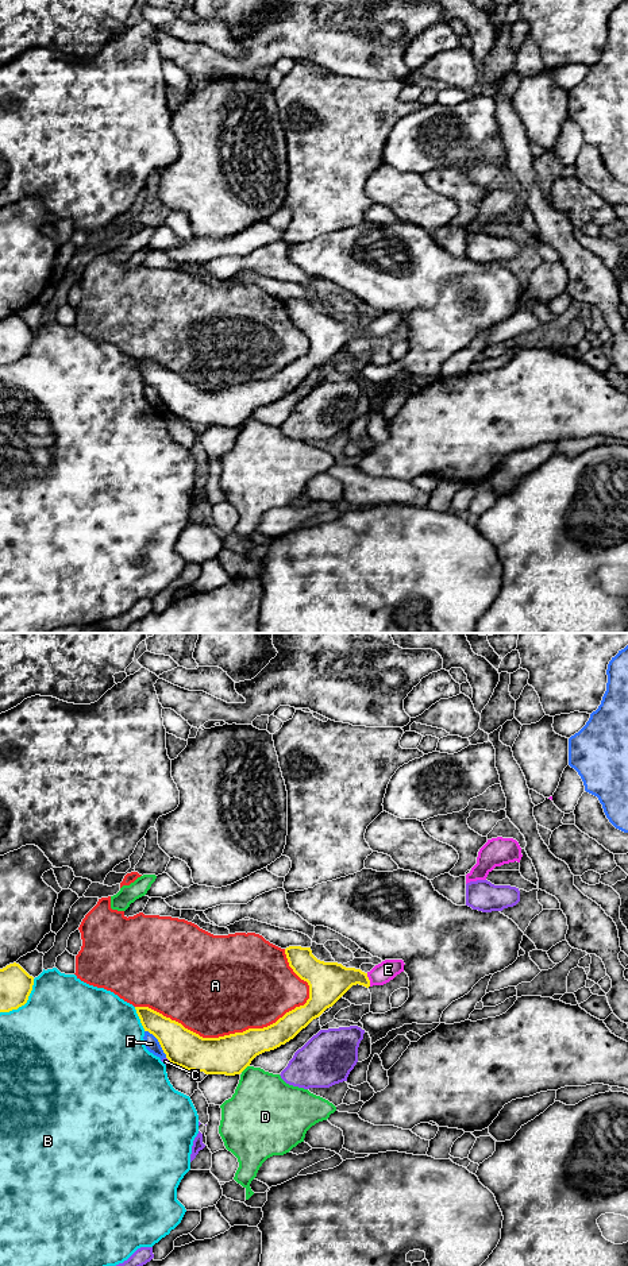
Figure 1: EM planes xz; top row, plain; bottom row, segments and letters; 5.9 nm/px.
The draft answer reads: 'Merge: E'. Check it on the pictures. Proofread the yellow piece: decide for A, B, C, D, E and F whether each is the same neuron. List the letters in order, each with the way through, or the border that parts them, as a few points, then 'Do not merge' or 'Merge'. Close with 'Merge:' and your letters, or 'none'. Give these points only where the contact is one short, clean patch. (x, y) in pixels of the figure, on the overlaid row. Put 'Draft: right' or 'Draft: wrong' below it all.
A: Do not merge
B: Do not merge
C: Do not merge
D: Do not merge
E: Path across: xz (328, 981), (336, 979), (369, 980), (388, 969). Merge
F: Do not merge
Merge: E
Draft: right

